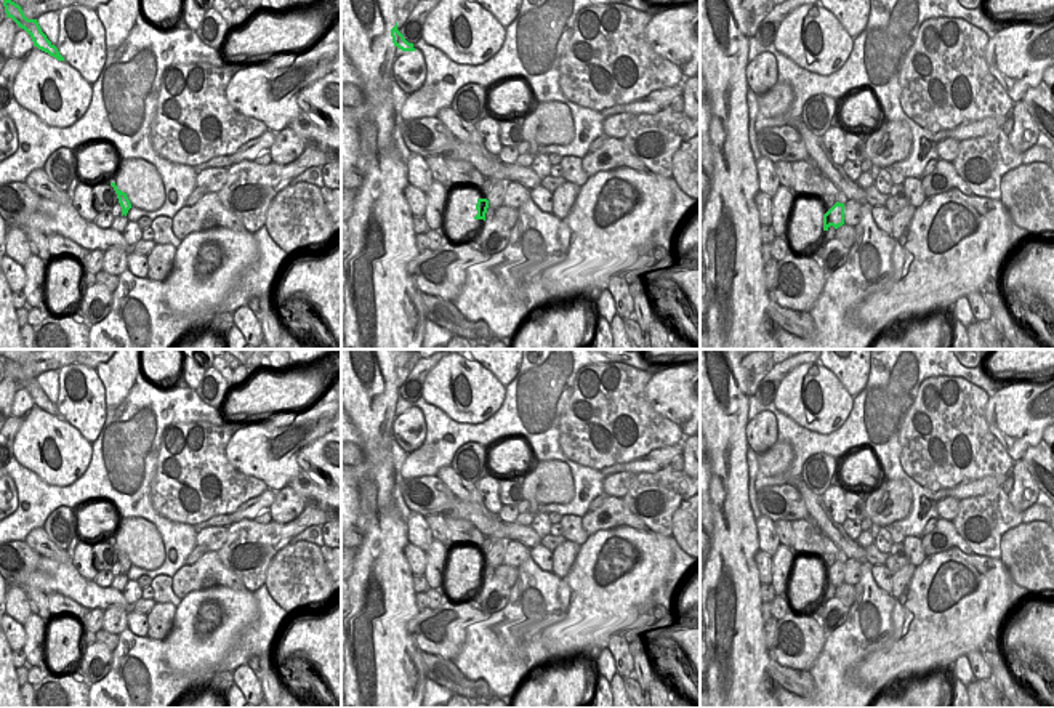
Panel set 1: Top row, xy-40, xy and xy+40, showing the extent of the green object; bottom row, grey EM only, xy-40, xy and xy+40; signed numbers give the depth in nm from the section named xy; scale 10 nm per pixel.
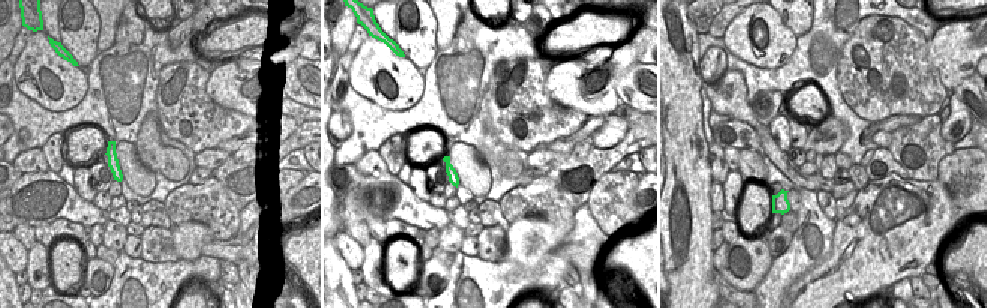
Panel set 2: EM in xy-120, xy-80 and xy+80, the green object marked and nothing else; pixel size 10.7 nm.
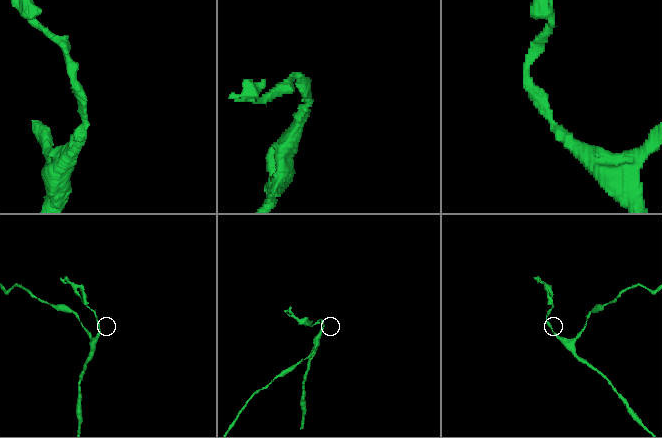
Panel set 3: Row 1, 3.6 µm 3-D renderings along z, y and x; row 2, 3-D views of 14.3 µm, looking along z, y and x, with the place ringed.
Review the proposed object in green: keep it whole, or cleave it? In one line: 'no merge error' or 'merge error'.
merge error

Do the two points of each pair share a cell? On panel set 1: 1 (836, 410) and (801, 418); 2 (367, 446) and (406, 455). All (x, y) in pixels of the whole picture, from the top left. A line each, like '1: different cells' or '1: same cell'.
1: same cell
2: different cells

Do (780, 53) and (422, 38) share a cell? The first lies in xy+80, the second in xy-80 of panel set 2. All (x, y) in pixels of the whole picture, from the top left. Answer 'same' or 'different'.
different

